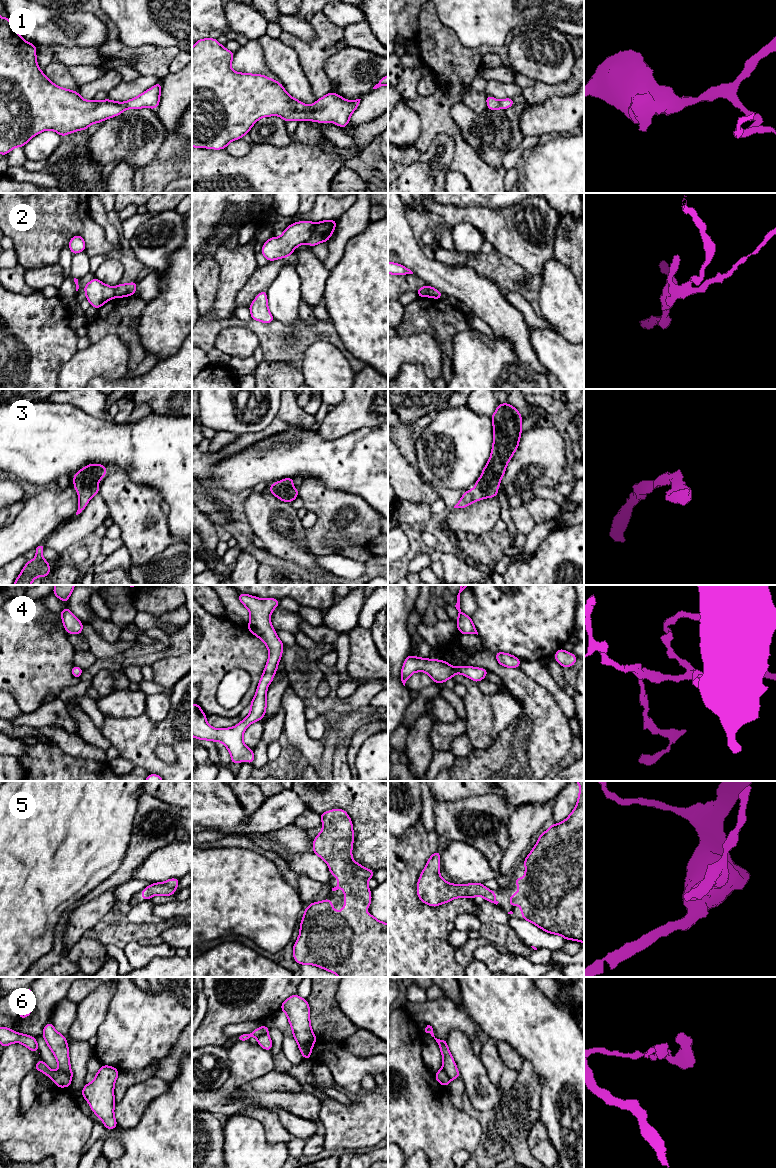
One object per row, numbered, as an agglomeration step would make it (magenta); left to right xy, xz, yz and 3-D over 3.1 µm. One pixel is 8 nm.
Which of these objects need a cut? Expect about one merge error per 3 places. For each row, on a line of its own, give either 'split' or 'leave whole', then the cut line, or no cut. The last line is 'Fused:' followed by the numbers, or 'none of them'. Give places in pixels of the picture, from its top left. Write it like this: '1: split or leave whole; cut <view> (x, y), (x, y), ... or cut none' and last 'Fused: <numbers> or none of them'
1: leave whole; cut none
2: split; cut xz (316, 223), (310, 238), (306, 242)
3: leave whole; cut none
4: leave whole; cut none
5: leave whole; cut none
6: split; cut xy (59, 1069), (71, 1078)
Fused: 2, 6

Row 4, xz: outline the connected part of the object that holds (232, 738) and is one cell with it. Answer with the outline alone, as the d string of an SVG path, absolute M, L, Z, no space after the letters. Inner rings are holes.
M238 593L240 602L250 612L250 622L246 626L252 634L261 639L267 646L269 657L261 676L257 690L250 705L249 715L232 728L213 728L207 724L206 714L197 703L192 704L192 736L200 740L220 741L231 755L231 763L240 764L245 760L252 764L255 756L252 749L243 742L243 733L253 722L265 716L267 706L267 688L273 681L278 663L282 657L284 644L277 637L270 620L272 611L278 607L275 598L260 599L248 594Z

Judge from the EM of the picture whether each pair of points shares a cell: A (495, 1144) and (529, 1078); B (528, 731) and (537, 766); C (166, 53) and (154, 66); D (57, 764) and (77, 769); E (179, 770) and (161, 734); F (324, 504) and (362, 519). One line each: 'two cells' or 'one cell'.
A: one cell
B: one cell
C: one cell
D: one cell
E: one cell
F: one cell

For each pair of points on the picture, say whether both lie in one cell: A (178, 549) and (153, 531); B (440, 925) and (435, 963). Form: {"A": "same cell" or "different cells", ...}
{"A": "different cells", "B": "same cell"}

